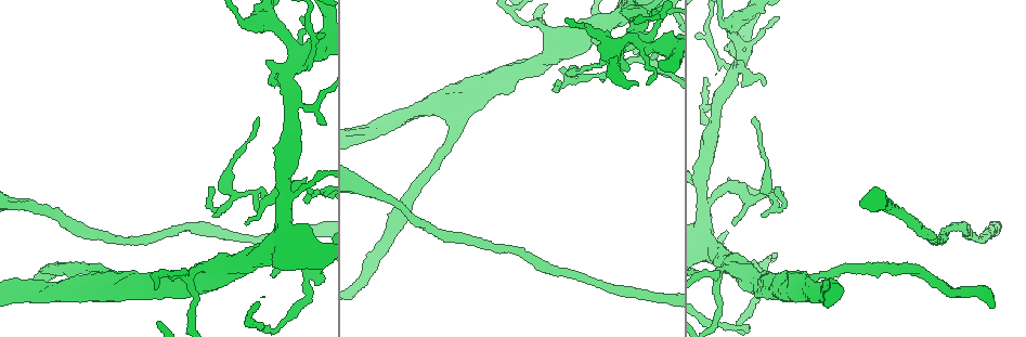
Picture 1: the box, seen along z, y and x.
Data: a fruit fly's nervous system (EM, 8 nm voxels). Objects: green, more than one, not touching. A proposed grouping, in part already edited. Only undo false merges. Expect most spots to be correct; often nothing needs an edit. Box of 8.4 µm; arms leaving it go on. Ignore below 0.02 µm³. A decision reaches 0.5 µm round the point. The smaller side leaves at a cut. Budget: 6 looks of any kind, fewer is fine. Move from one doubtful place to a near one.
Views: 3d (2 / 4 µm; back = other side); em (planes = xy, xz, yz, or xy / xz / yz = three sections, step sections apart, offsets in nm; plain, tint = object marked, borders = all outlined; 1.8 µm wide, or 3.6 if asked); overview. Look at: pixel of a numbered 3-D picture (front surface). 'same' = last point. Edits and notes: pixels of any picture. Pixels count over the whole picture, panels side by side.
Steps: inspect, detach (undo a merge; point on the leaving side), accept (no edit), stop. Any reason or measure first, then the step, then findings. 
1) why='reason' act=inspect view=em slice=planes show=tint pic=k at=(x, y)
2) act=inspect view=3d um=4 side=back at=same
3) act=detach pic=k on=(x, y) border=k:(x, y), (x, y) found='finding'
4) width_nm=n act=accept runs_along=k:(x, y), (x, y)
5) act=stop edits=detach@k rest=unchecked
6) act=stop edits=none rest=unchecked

why='calibre changes' act=inspect view=em slice=planes show=plain pic=1 at=(23, 204)

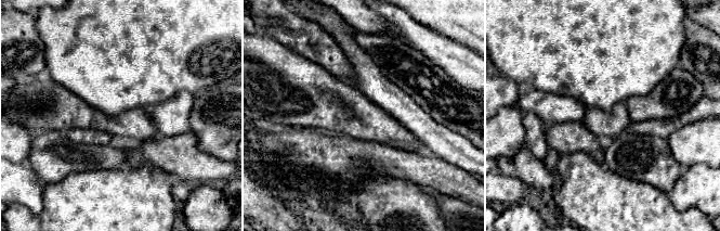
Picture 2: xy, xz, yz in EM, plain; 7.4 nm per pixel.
why='where the object lies' act=inspect view=em slice=planes show=tint at=same

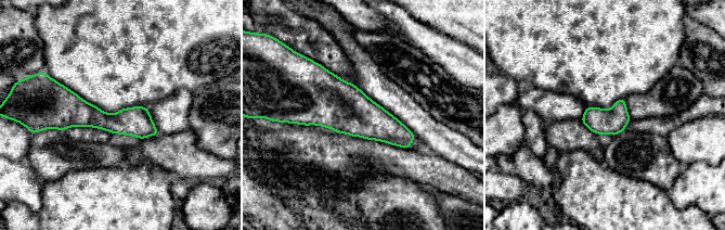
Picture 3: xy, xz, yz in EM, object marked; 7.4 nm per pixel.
width_nm=190 act=accept found='one cell here'

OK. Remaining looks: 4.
why='abrupt turn' act=inspect view=em slice=planes show=plain pic=1 at=(512, 12)

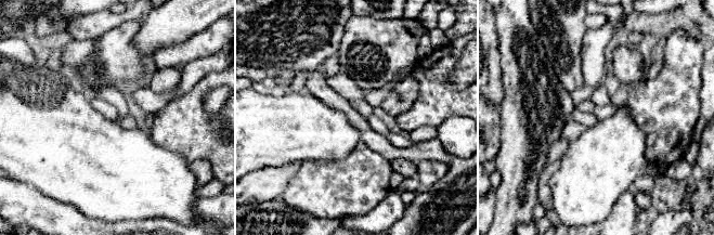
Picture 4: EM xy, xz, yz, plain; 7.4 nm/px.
act=inspect view=em slice=planes show=tint at=same

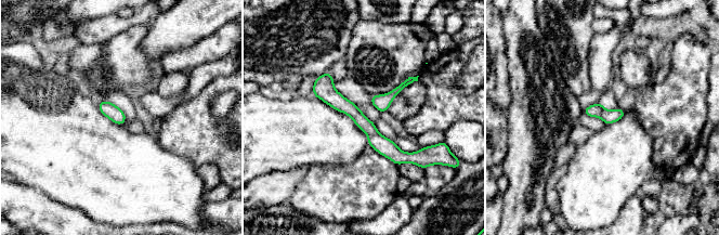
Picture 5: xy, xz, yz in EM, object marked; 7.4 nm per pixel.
act=accept runs_along=5:(318, 79), (395, 155), (414, 160) found='all the same cell'

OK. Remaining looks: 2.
why='four arms meet' act=inspect view=em slice=xy step=4 show=tint pic=1 at=(710, 202)

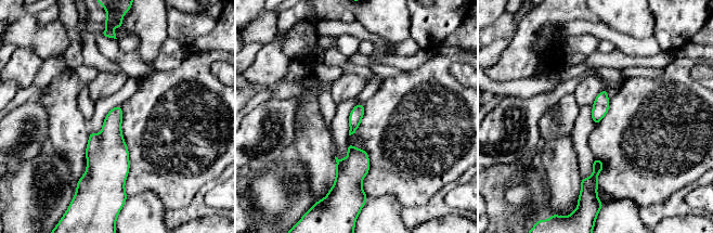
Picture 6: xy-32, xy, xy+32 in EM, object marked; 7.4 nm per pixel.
why='cut it another way' act=inspect view=em slice=planes show=tint at=same

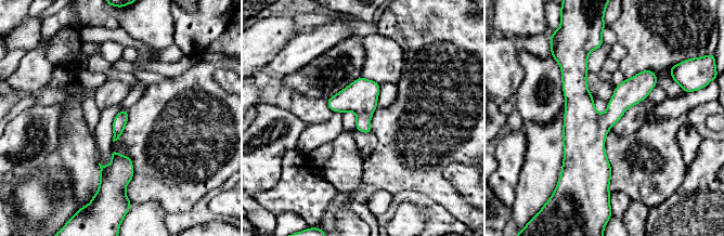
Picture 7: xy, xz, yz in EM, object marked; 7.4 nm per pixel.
act=accept runs_along=7:(583, 60), (584, 160), (600, 185) found='all the same cell'

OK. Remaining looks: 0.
act=stop edits=none rest=unchecked

